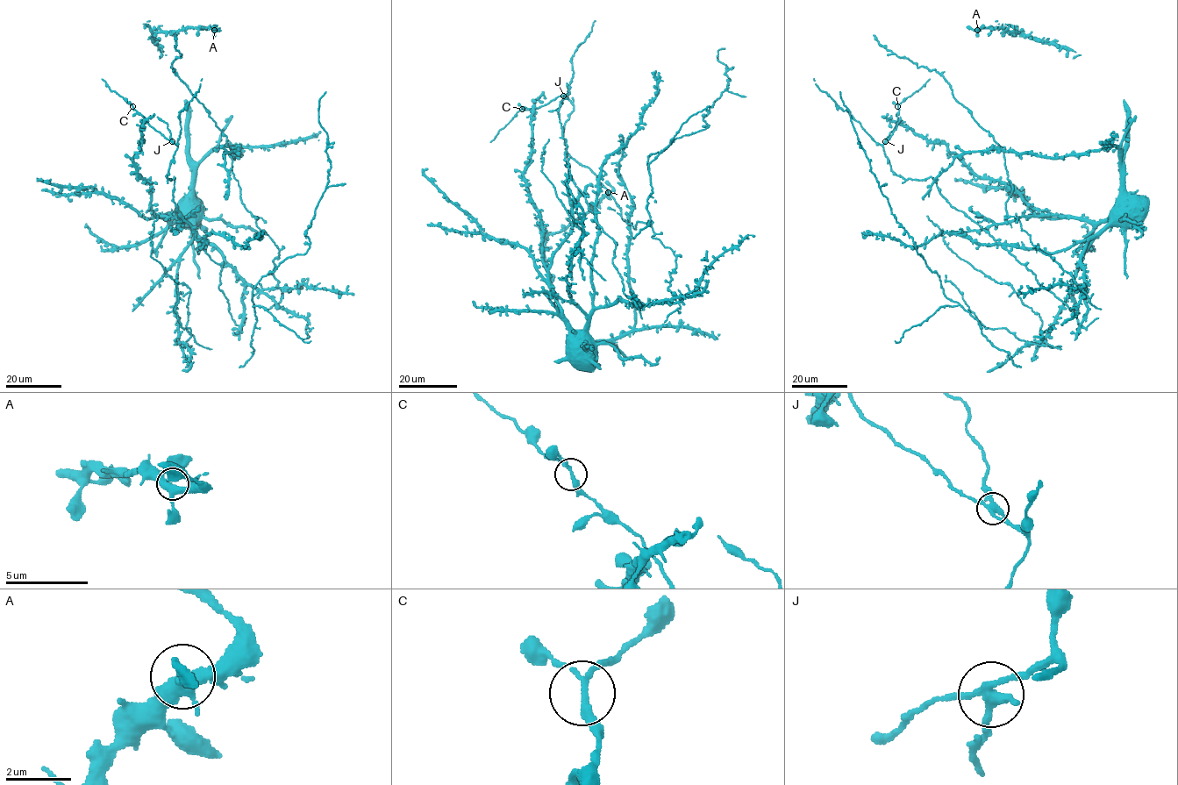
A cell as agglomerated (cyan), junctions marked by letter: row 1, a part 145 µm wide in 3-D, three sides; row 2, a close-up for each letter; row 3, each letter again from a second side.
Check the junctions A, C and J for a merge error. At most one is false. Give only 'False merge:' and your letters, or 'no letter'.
False merge: J

